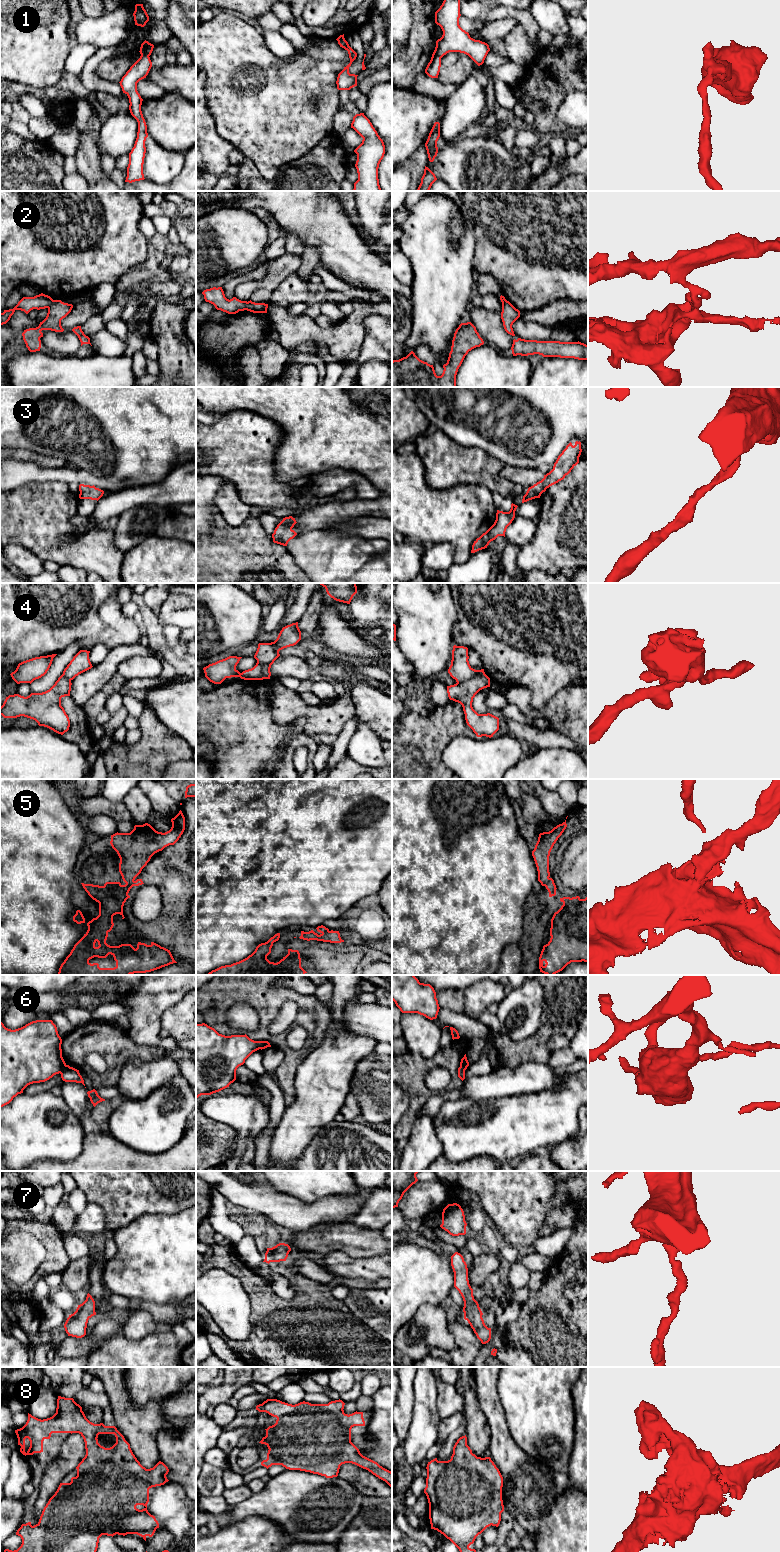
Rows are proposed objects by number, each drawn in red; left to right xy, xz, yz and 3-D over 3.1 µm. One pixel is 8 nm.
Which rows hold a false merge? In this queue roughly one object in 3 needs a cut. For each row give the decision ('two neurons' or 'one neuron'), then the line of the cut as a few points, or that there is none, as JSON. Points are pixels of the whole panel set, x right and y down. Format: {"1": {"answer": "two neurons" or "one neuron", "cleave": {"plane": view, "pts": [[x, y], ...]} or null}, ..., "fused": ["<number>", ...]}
{"1": {"answer": "two neurons", "cleave": {"plane": "yz", "pts": [[432, 54], [436, 54], [440, 58]]}}, "2": {"answer": "two neurons", "cleave": {"plane": "xy", "pts": [[53, 300], [48, 308]]}}, "3": {"answer": "one neuron", "cleave": null}, "4": {"answer": "two neurons", "cleave": {"plane": "yz", "pts": [[484, 673], [457, 682]]}}, "5": {"answer": "one neuron", "cleave": null}, "6": {"answer": "two neurons", "cleave": {"plane": "xy", "pts": [[65, 1064], [59, 1072]]}}, "7": {"answer": "one neuron", "cleave": null}, "8": {"answer": "one neuron", "cleave": null}, "fused": ["1", "2", "4", "6"]}

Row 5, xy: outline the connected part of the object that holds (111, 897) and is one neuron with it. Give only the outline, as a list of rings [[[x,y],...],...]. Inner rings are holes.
[[[181,810],[171,822],[171,829],[165,833],[145,823],[135,825],[130,833],[111,835],[110,844],[120,858],[119,872],[126,884],[106,882],[99,886],[81,883],[88,895],[99,903],[99,915],[87,923],[87,932],[74,945],[57,975],[131,975],[177,963],[170,950],[154,942],[150,945],[138,942],[136,949],[131,944],[110,946],[106,943],[114,926],[113,916],[120,914],[122,919],[125,918],[123,906],[130,898],[130,889],[144,884],[142,879],[135,878],[155,853],[174,845],[183,834],[185,817]],[[109,954],[116,961],[114,968],[100,968],[98,963],[89,962],[94,957],[106,958]]]

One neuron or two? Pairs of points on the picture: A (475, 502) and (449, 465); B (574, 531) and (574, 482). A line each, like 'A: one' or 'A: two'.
A: two
B: one

